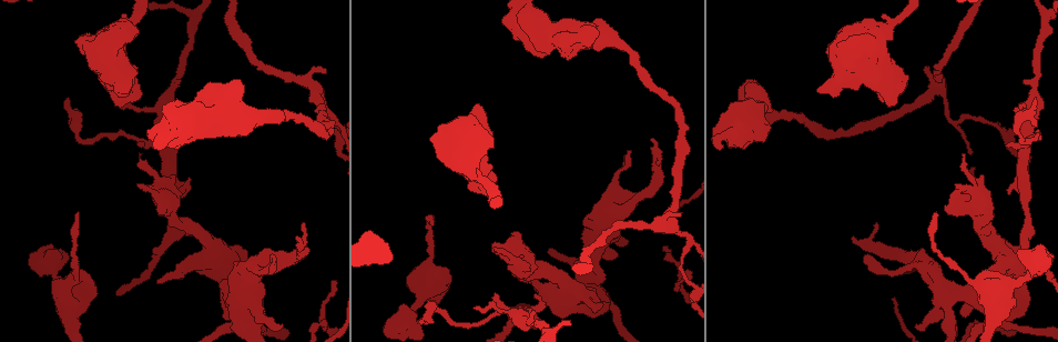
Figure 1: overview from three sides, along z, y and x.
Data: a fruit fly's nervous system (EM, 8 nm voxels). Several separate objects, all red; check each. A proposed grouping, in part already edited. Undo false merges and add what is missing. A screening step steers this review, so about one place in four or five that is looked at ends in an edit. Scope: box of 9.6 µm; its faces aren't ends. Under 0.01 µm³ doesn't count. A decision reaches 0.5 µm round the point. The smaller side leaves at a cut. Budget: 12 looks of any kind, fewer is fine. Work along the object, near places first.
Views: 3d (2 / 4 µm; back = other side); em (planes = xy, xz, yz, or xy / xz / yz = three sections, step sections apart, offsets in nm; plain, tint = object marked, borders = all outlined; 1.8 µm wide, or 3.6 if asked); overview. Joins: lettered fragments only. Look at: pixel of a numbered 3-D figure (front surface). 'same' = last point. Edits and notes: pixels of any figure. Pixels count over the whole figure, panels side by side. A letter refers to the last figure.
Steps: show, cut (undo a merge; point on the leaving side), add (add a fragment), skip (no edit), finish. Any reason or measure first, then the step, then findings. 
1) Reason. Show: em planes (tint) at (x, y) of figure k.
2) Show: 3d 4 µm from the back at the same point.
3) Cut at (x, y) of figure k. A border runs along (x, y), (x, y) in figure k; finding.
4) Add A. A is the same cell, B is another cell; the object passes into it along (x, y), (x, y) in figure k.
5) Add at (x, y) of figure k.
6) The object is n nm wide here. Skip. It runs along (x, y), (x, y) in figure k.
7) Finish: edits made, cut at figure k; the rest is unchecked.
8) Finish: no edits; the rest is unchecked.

Tapers out. Show: 3d 2 µm at (78, 211) of figure 1.

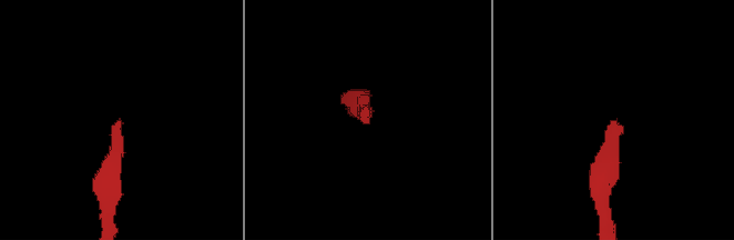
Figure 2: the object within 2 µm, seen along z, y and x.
Show: em xz step 4 (borders) at (119, 122) of figure 2.

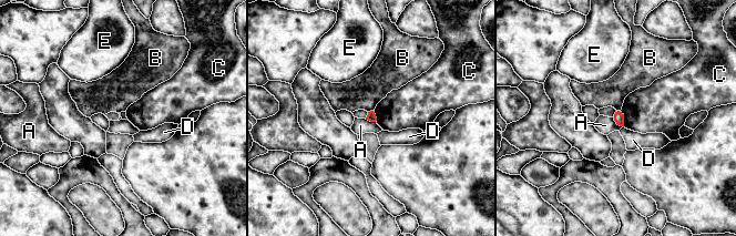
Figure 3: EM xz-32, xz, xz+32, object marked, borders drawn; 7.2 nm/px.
Skip. A, B, C, D and E are other cells; a border runs along (621, 109), (624, 126) in figure 3; no lettered fragment goes on from it.

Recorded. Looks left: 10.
Sudden change in width. Show: 3d 4 µm at (1034, 84) of figure 1.

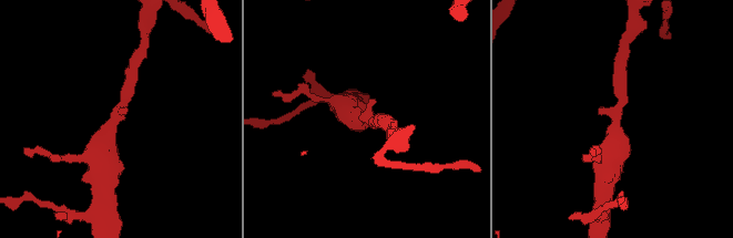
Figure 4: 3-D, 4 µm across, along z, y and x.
The arms are 200, 420 nm wide. Show: em planes (tint) at (118, 116) of figure 4.

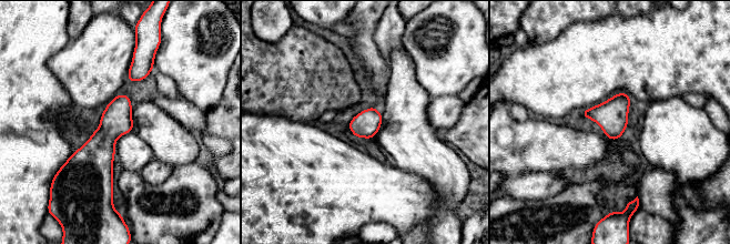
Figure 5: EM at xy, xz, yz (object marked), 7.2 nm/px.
What lies round it. Show: em planes (borders) at the same point.

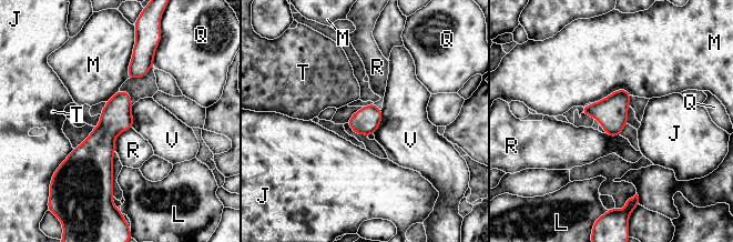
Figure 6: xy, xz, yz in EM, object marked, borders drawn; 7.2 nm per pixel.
The longest contact is with M, 300 nm. Skip. J, L, M, Q, R, T and V are other cells; one cell here.

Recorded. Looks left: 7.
Tapers out. Show: em 3.6 µm xy step 8 (borders) at (1036, 99) of figure 1.

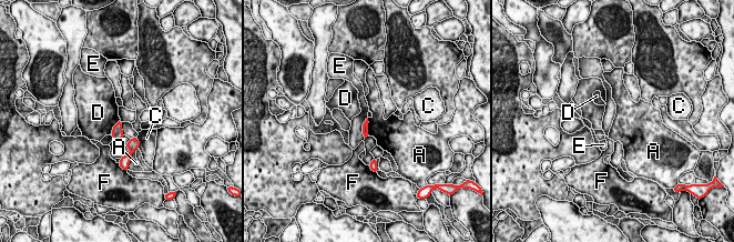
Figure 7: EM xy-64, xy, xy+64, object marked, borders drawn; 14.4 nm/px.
Show: em 3.6 µm planes (borders) at the same point.

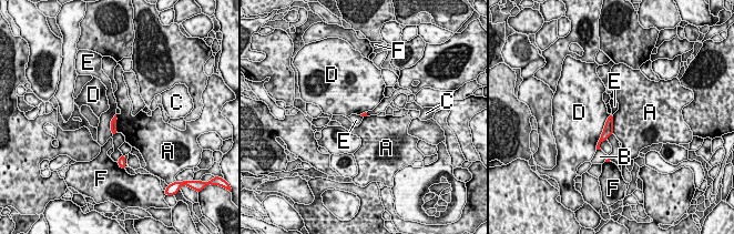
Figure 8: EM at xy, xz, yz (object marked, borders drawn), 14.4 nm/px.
Skip. A, B, C, D, E and F are other cells; a border runs along (612, 114), (613, 133) in figure 8; none of them fits.

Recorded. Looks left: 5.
Branch stops here. Show: 3d 4 µm at (273, 255) of figure 1.

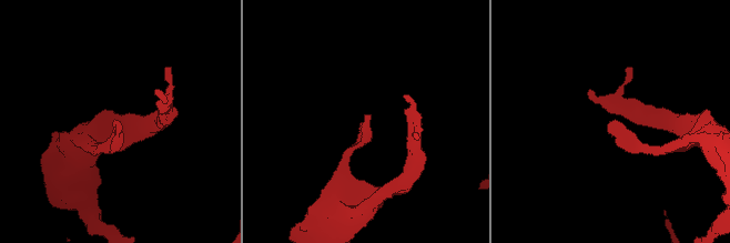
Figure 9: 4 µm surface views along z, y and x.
Show: em yz step 16 (borders) at (119, 122) of figure 9.

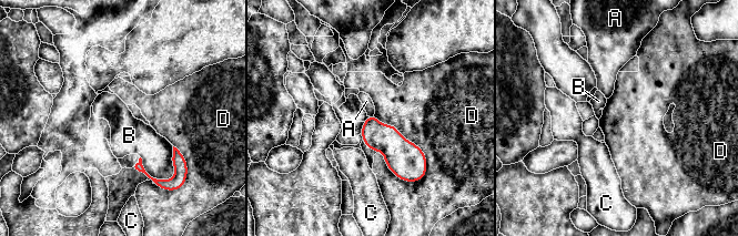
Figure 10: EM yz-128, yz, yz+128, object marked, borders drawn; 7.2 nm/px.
Another direction. Show: em xz step 16 (borders) at the same point.

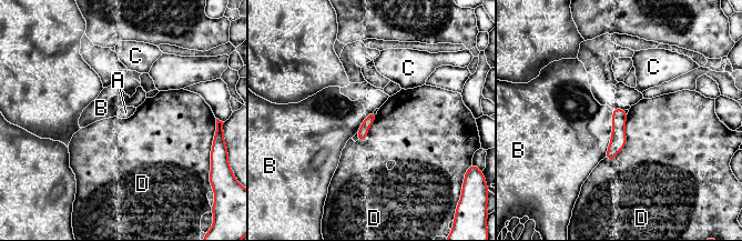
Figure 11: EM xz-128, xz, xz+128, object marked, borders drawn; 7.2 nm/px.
Skip. A, B, C and D are other cells; none of them fits.

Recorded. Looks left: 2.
Finish: no edits; the rest is unchecked.

